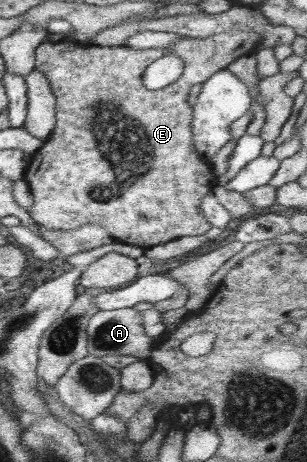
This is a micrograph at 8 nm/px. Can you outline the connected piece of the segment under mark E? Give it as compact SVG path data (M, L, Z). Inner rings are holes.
M253 29L228 30L222 33L215 33L210 37L196 40L190 37L179 37L171 47L159 47L158 49L132 49L128 46L120 47L104 47L101 45L84 44L74 40L72 36L64 37L60 41L42 42L35 51L35 69L46 74L54 99L56 99L55 118L56 123L52 135L39 147L30 158L30 163L25 168L23 179L30 186L30 193L33 197L33 206L28 209L30 217L46 229L61 229L61 231L69 232L87 223L97 223L106 228L106 231L113 237L114 241L135 245L141 248L150 248L161 243L172 241L182 236L202 235L211 228L210 223L204 217L201 210L201 199L213 191L216 186L217 176L214 174L212 165L206 161L197 151L193 144L192 120L193 107L188 104L188 95L190 87L196 83L204 83L213 73L226 69L229 63L242 56L254 53L256 44L260 36ZM168 54L174 54L180 57L184 62L183 74L174 83L163 87L162 89L149 90L142 83L142 74L152 61L160 59Z

